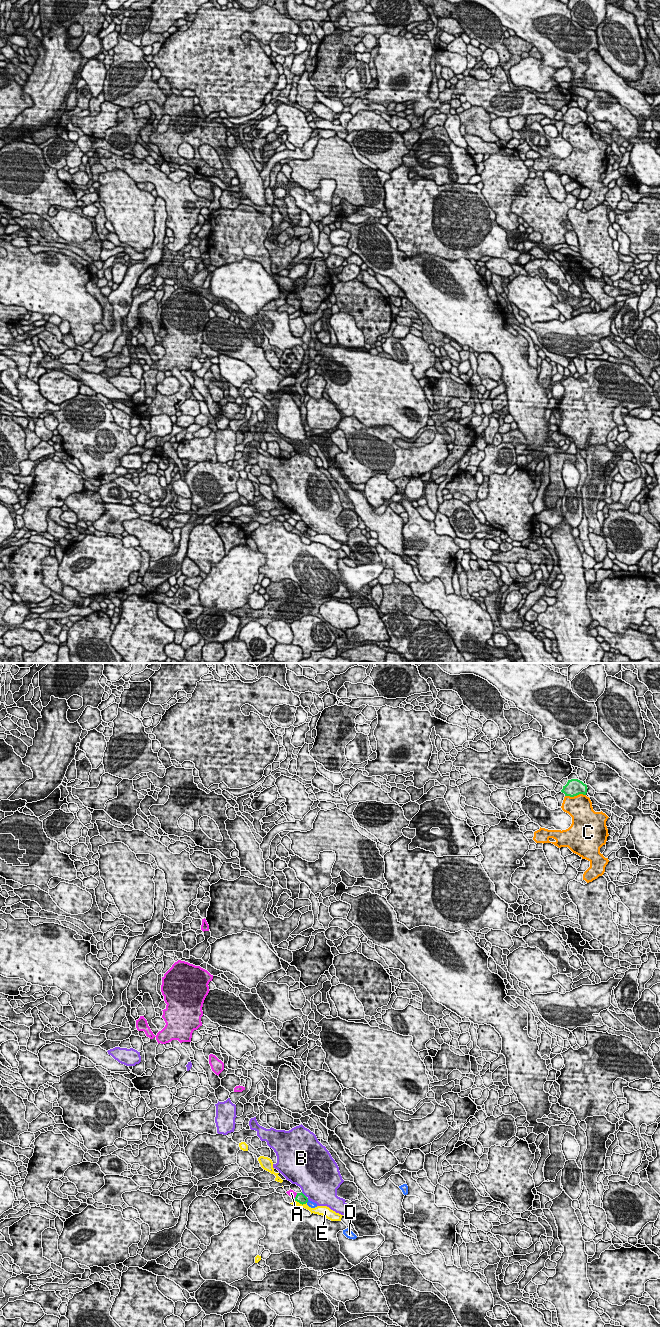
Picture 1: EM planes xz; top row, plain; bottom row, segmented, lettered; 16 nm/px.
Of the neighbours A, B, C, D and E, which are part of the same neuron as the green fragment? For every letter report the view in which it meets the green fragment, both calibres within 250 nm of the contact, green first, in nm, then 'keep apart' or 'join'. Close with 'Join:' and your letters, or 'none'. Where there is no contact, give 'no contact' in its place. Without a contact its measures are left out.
A: contact in xz; calibres 160 and 120 nm; keep apart
B: contact in xz; calibres 160 and 480 nm; keep apart
C: contact in xz; calibres 280 and 400 nm; keep apart
D: contact in xz; calibres 160 and 100 nm; keep apart
E: contact in xz; calibres 160 and 100 nm; keep apart
Join: none

